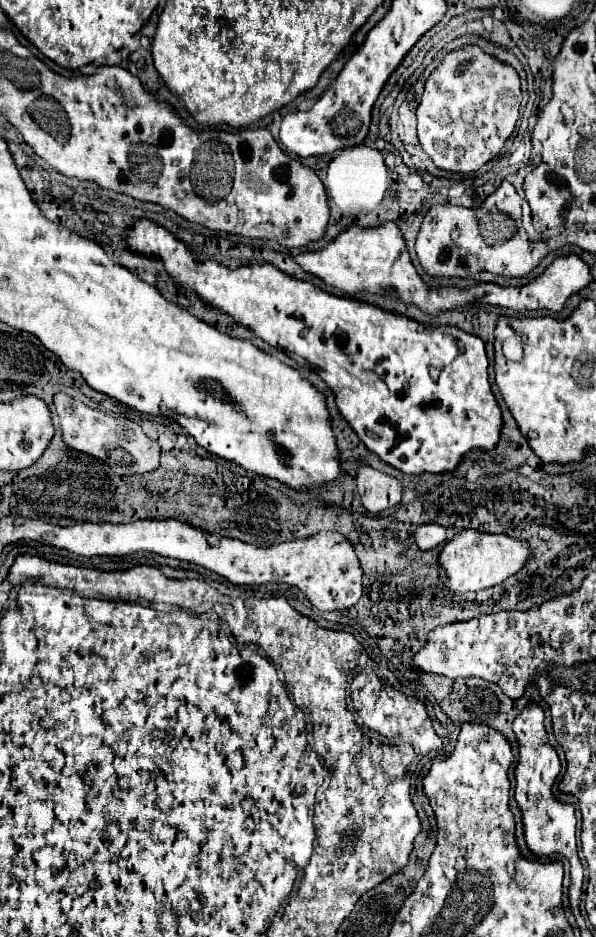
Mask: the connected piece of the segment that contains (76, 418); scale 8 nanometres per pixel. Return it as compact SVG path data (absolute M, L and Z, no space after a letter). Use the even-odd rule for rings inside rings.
M58 393L54 397L54 407L58 411L62 435L68 447L82 451L86 455L92 455L100 461L108 461L110 469L116 475L138 475L138 473L148 473L158 469L160 445L152 441L136 421L128 417L112 417L112 415L100 413L66 393Z

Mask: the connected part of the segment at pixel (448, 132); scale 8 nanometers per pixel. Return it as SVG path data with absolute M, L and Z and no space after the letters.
M480 47L456 49L444 57L436 71L428 77L422 101L418 105L418 139L424 153L434 161L438 169L470 173L480 169L484 163L494 159L504 147L506 139L512 135L518 111L520 111L522 91L518 73L486 55Z

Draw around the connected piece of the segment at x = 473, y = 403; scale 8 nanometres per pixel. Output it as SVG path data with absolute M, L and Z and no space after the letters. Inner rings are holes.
M136 221L130 229L128 243L134 253L148 257L154 253L154 257L166 267L180 287L196 291L210 307L218 307L232 315L238 323L250 327L258 337L284 351L290 359L312 365L334 391L340 413L346 417L362 443L398 471L410 475L454 471L468 451L480 449L488 453L498 445L502 415L490 389L488 357L480 337L468 335L456 327L448 327L448 333L454 335L456 341L454 345L444 345L436 335L428 335L428 327L422 323L388 313L374 305L330 295L312 283L298 281L282 273L270 263L240 269L228 269L216 261L198 263L196 255L192 255L182 241L178 241L164 227L158 227L150 221ZM430 367L440 369L436 383L430 377Z

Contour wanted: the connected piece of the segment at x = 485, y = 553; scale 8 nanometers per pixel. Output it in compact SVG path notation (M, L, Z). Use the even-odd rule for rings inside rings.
M464 529L452 541L444 543L438 551L438 565L444 569L444 583L438 587L444 589L448 595L468 593L468 591L482 591L494 587L508 579L510 575L518 573L530 555L530 545L520 543L508 535L494 535L494 533L478 533L474 529Z

